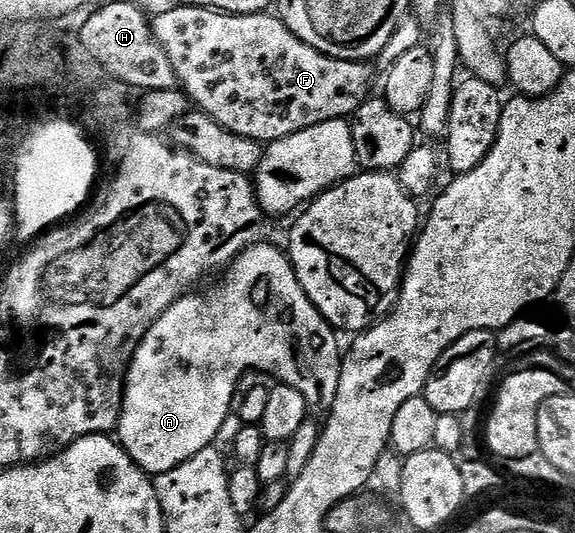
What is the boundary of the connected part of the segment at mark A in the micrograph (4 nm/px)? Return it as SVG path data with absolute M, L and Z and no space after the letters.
M269 242L253 244L227 267L219 279L221 280L217 286L185 293L184 296L181 296L169 306L155 320L150 330L147 330L147 334L143 336L143 340L136 348L132 362L129 364L125 380L124 402L121 404L120 422L117 424L115 432L118 443L124 451L150 476L158 476L167 473L168 470L173 470L182 465L188 458L193 458L195 454L199 454L200 450L212 447L220 439L221 428L234 411L239 394L239 385L246 372L258 371L272 381L299 390L299 394L303 394L306 405L312 411L314 408L315 411L321 412L321 414L327 414L332 410L335 394L339 394L339 374L341 373L343 348L337 345L338 333L325 321L321 311L307 298L307 294L303 290L292 264L289 263L288 255L282 249L280 252L279 249L272 248Z

